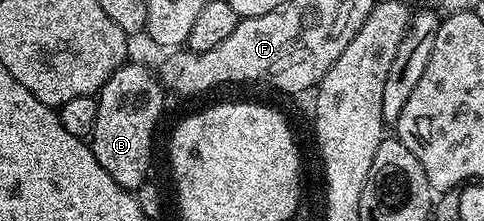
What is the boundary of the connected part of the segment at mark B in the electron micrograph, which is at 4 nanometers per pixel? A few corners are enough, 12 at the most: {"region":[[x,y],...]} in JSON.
{"region":[[127,63],[96,96],[88,144],[120,187],[151,176],[167,97]]}

